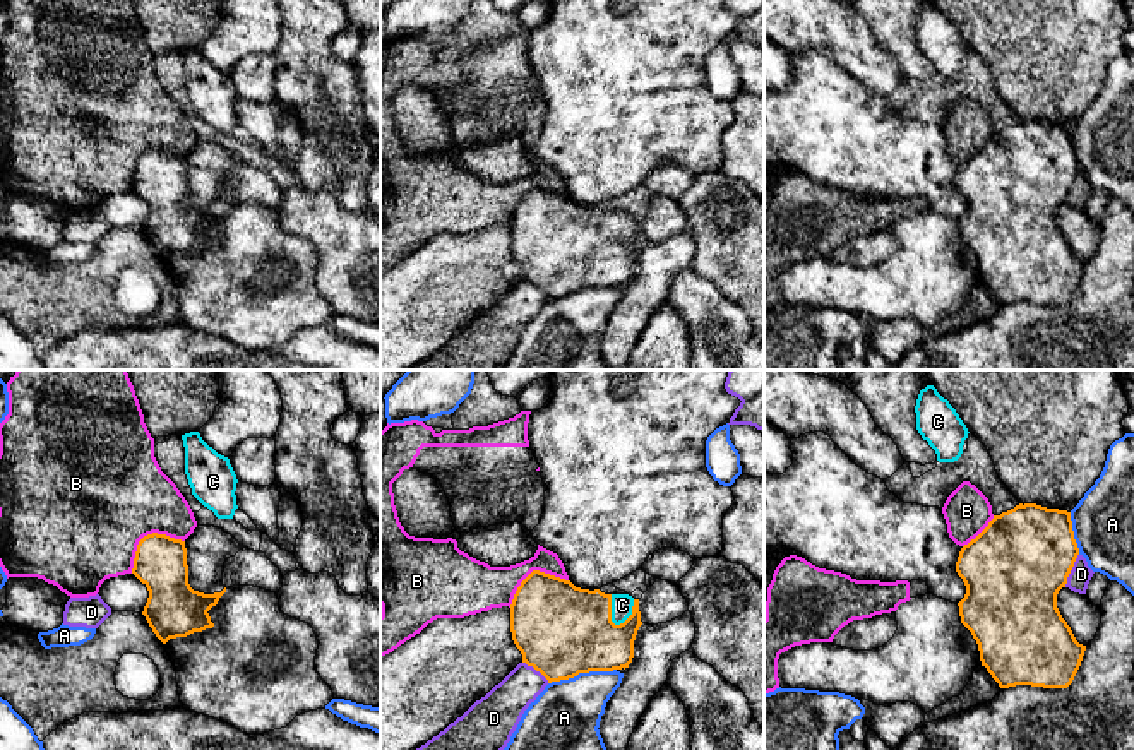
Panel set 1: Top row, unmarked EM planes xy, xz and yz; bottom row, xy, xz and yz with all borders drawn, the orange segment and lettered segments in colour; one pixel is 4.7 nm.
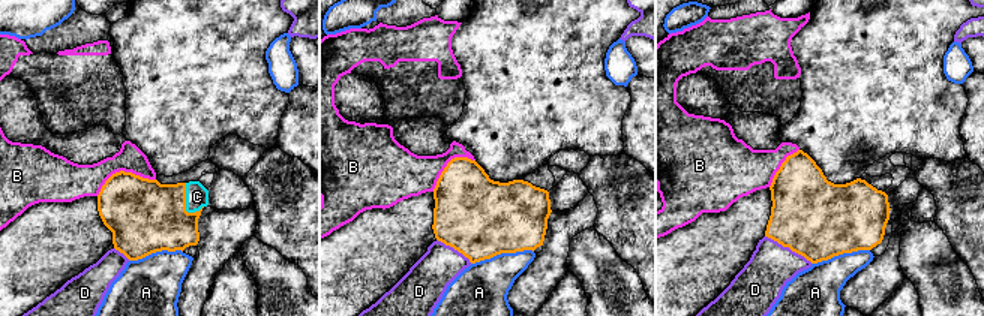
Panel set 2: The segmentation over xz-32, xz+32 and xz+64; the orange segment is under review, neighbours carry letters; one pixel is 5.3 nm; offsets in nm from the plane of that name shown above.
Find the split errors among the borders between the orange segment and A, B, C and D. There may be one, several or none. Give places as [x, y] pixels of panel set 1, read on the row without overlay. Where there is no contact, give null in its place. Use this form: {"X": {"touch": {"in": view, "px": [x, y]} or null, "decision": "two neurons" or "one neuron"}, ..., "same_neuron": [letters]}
{"A": {"touch": {"in": "xz", "px": [581, 288]}, "decision": "two neurons"}, "B": {"touch": {"in": "xy", "px": [148, 151]}, "decision": "two neurons"}, "C": {"touch": {"in": "xz", "px": [610, 228]}, "decision": "one neuron"}, "D": {"touch": {"in": "yz", "px": [1071, 185]}, "decision": "two neurons"}, "same_neuron": ["C"]}

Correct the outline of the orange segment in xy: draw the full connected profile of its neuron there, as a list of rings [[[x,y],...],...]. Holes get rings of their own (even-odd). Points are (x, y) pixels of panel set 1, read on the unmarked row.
[[[158,149],[144,152],[137,161],[132,190],[149,207],[142,231],[163,260],[214,243],[207,228],[226,204],[214,211],[190,204],[185,158]]]

